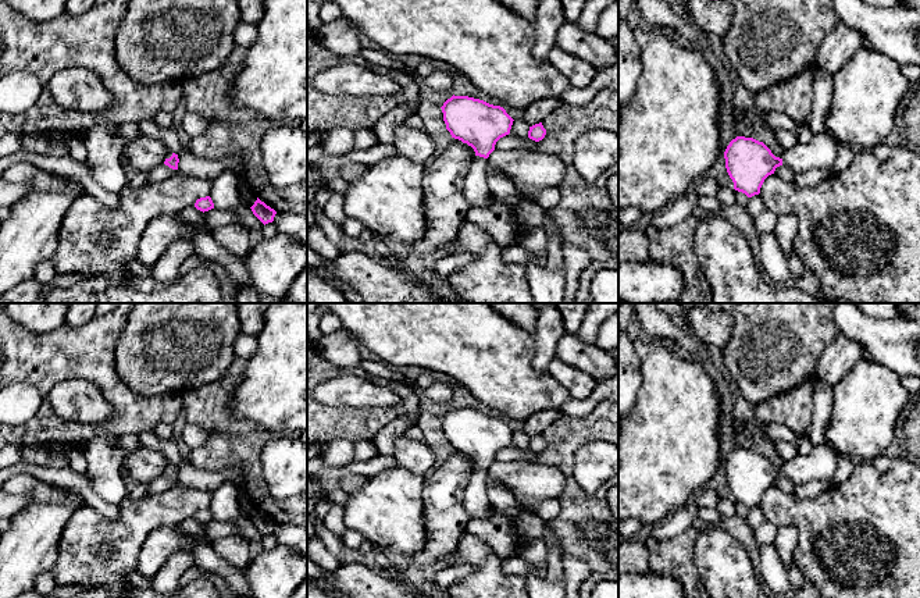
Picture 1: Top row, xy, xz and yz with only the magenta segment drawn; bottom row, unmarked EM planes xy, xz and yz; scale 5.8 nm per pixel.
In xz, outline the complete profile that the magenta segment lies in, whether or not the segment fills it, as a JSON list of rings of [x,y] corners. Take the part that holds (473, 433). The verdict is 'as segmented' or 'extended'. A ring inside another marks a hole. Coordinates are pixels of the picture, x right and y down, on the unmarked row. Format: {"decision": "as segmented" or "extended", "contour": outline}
{"decision": "extended", "contour": [[[453,406],[441,420],[452,449],[475,463],[464,492],[464,506],[471,519],[489,520],[496,512],[488,499],[488,469],[496,453],[510,445],[514,431],[503,419],[468,407]]]}

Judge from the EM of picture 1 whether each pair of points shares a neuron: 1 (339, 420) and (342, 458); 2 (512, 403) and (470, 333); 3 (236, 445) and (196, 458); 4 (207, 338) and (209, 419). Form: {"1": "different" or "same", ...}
{"1": "different", "2": "same", "3": "same", "4": "different"}

